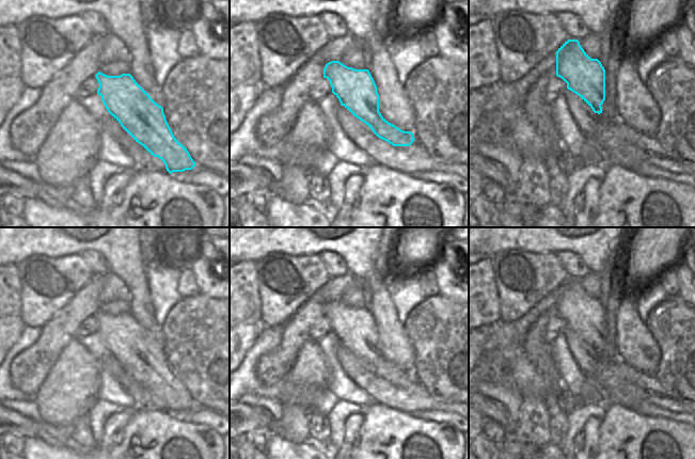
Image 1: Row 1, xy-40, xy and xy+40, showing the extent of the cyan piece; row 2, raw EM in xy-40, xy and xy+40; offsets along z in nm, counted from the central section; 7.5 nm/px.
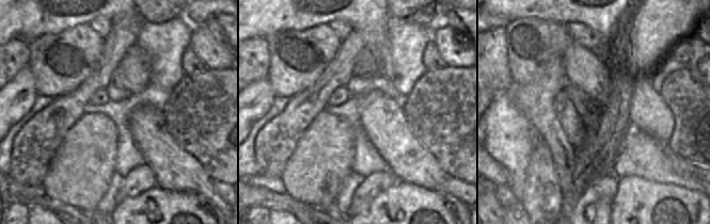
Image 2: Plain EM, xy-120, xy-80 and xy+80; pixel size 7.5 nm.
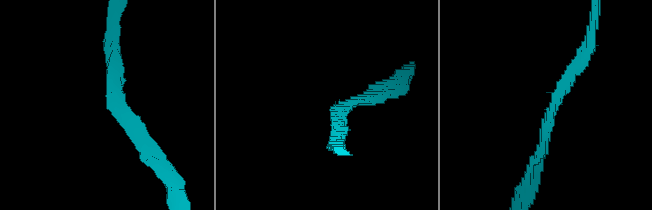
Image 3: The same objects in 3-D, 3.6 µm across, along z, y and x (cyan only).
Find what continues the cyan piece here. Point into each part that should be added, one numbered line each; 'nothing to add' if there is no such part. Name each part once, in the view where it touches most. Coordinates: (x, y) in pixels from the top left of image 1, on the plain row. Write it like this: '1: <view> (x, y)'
nothing to add

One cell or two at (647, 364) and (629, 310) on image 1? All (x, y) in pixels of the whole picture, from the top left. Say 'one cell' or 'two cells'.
one cell

